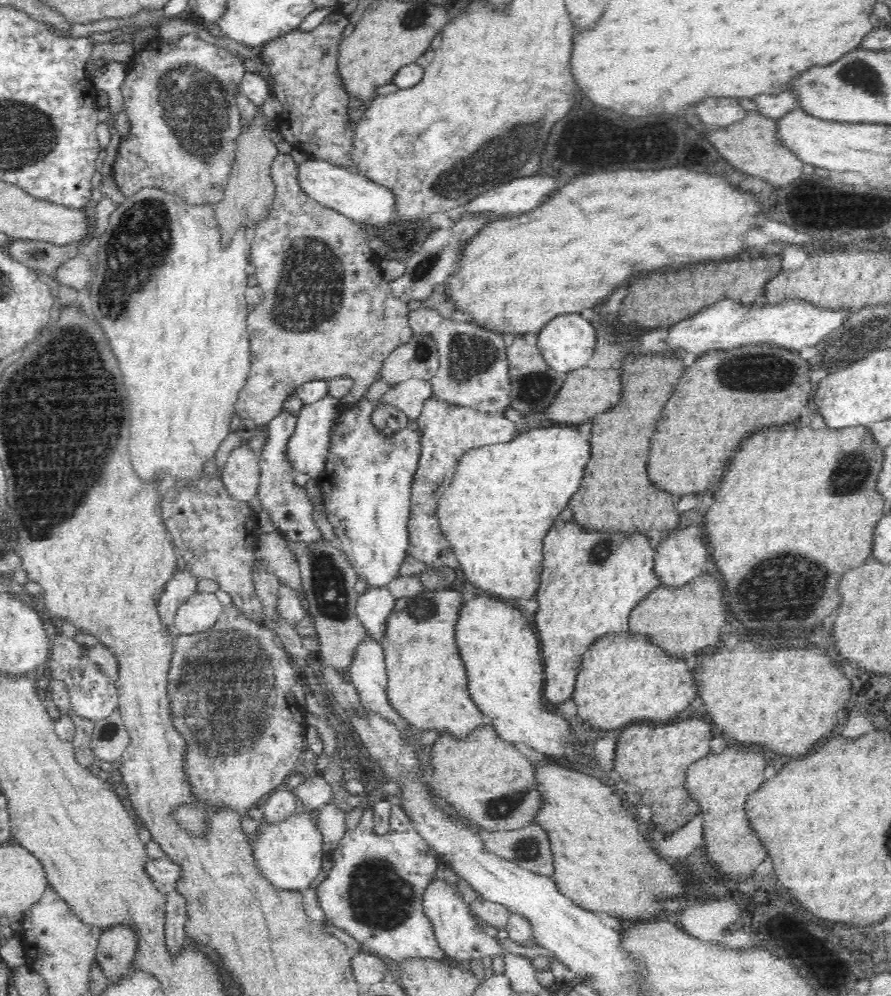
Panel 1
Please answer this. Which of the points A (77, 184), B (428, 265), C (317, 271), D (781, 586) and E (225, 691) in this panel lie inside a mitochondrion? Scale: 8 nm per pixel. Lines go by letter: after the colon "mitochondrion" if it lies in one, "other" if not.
A: other
B: mitochondrion
C: mitochondrion
D: mitochondrion
E: mitochondrion

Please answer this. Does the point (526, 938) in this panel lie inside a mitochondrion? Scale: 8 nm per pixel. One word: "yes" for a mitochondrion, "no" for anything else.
no

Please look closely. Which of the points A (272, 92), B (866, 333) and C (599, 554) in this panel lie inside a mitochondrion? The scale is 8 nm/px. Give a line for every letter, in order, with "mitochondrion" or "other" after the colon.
A: other
B: mitochondrion
C: mitochondrion

